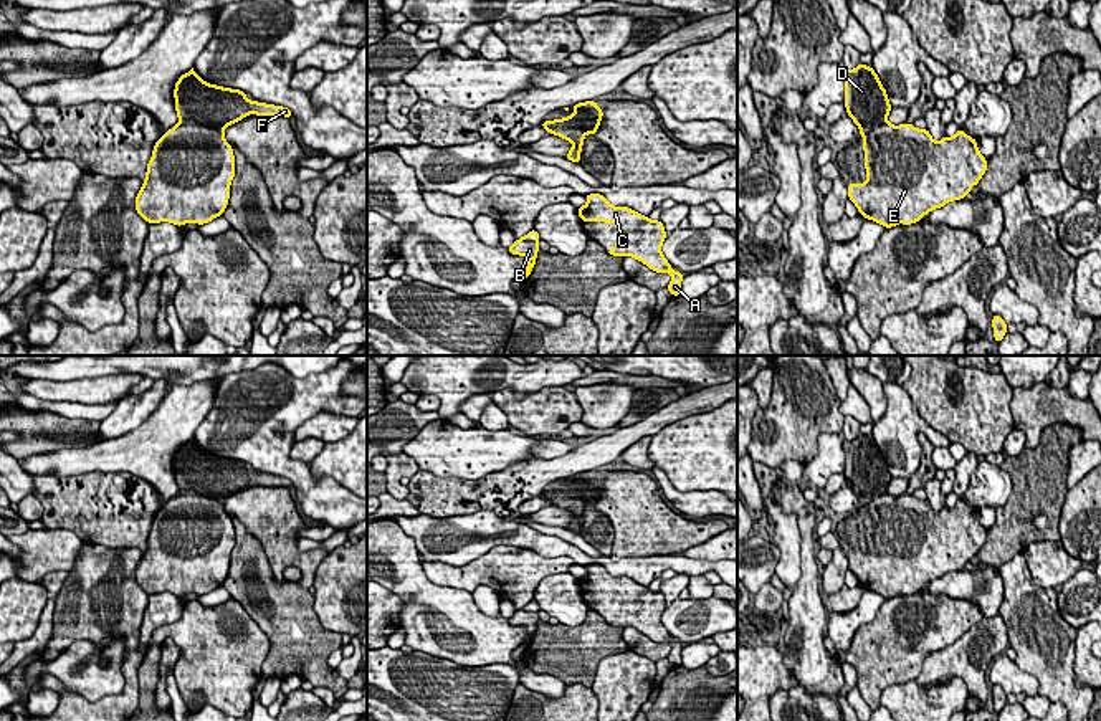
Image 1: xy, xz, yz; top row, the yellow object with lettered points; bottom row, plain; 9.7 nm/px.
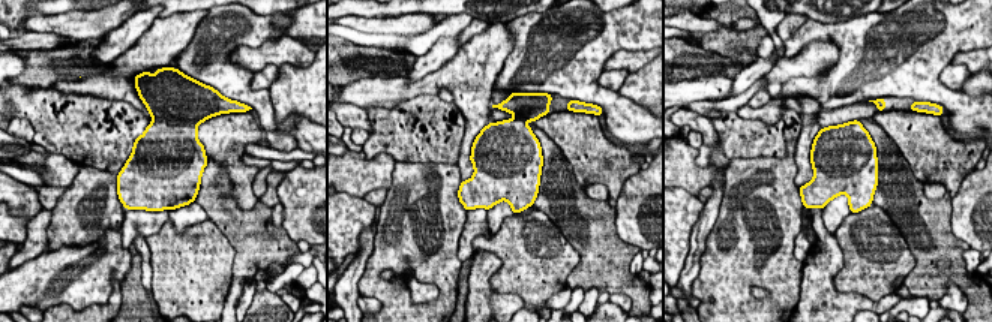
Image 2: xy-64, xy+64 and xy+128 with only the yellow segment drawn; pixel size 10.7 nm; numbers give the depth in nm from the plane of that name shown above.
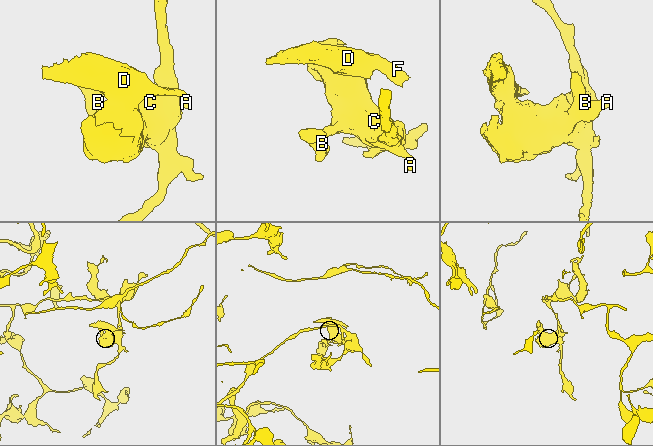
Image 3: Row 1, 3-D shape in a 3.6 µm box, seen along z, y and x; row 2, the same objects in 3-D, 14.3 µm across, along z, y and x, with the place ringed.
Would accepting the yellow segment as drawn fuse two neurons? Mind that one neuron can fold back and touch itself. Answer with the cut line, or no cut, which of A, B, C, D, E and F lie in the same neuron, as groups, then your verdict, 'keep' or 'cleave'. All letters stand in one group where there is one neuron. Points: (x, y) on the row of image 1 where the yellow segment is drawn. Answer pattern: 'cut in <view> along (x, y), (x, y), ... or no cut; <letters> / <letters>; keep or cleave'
cut in xy along (181, 123), (207, 124), (222, 133); A B C E / D F; cleave

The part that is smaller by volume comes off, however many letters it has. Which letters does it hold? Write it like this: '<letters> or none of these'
D, F

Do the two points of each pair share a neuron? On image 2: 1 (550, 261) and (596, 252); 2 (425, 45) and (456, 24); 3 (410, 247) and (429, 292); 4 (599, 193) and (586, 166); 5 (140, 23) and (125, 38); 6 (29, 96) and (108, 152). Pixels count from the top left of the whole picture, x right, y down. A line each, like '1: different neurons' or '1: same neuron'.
1: different neurons
2: same neuron
3: different neurons
4: different neurons
5: same neuron
6: same neuron

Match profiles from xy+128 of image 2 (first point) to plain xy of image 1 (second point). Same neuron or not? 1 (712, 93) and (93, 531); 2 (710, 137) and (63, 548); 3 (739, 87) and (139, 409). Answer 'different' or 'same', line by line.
1: different
2: different
3: same

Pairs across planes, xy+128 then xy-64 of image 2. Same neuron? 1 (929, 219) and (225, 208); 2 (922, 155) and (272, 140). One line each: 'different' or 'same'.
1: same
2: different

